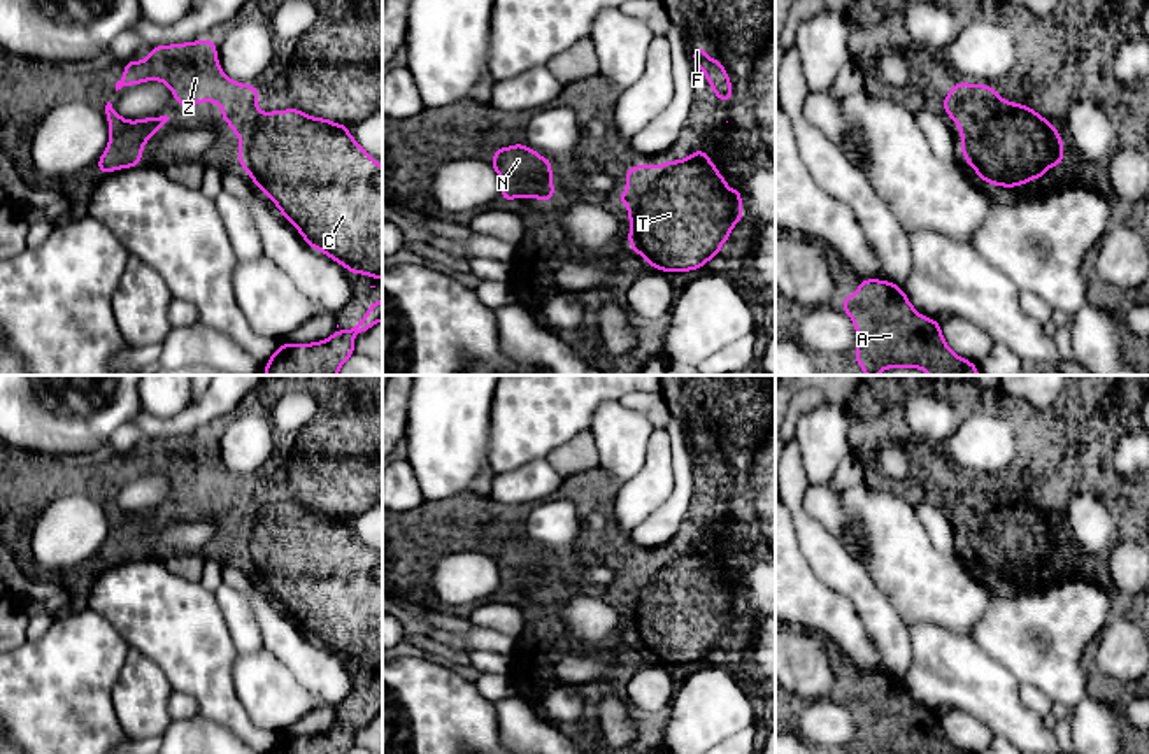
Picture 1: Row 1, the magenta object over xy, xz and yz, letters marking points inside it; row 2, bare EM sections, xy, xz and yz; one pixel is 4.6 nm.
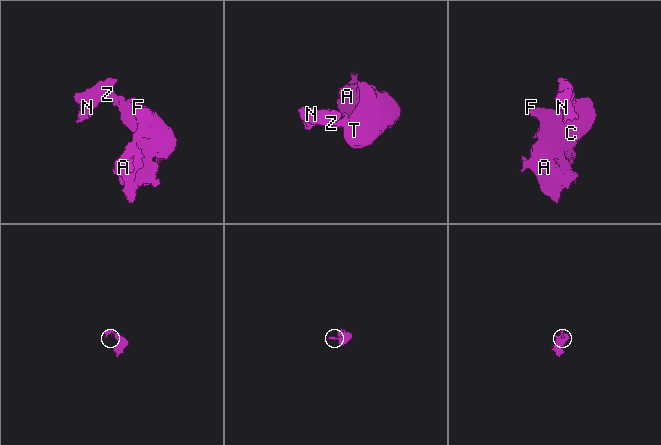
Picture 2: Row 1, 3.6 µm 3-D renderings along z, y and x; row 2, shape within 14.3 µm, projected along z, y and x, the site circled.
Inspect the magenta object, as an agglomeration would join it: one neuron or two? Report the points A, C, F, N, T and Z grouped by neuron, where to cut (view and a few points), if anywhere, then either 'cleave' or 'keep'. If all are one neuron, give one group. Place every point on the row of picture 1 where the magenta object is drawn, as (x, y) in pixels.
A C F N T Z | no cut | keep

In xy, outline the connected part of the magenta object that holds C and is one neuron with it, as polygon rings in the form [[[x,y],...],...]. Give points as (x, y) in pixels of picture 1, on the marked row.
[[[214,39],[151,47],[147,60],[125,63],[125,75],[116,82],[116,91],[144,81],[165,82],[181,107],[193,107],[200,102],[219,103],[223,121],[240,139],[239,163],[256,188],[265,191],[281,214],[300,231],[303,240],[351,274],[382,279],[382,167],[351,137],[347,124],[310,117],[298,109],[260,114],[256,84],[239,84],[225,75],[218,61]]]

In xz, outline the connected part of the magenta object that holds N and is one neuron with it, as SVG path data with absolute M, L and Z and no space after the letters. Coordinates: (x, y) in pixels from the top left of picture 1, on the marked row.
M514 144L495 149L489 163L500 175L503 202L512 198L554 200L553 161L542 158L537 151Z

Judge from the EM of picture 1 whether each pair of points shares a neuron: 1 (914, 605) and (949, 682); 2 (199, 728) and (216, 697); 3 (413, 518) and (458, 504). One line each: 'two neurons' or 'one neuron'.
1: two neurons
2: two neurons
3: one neuron

